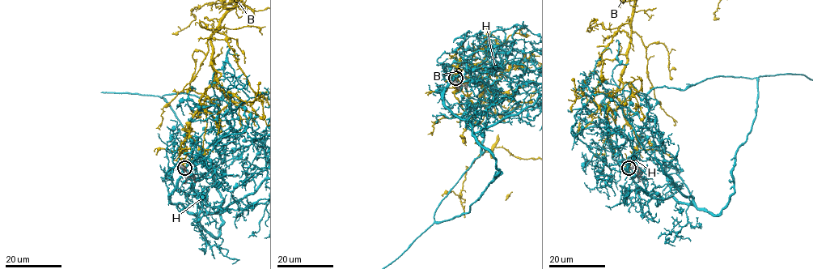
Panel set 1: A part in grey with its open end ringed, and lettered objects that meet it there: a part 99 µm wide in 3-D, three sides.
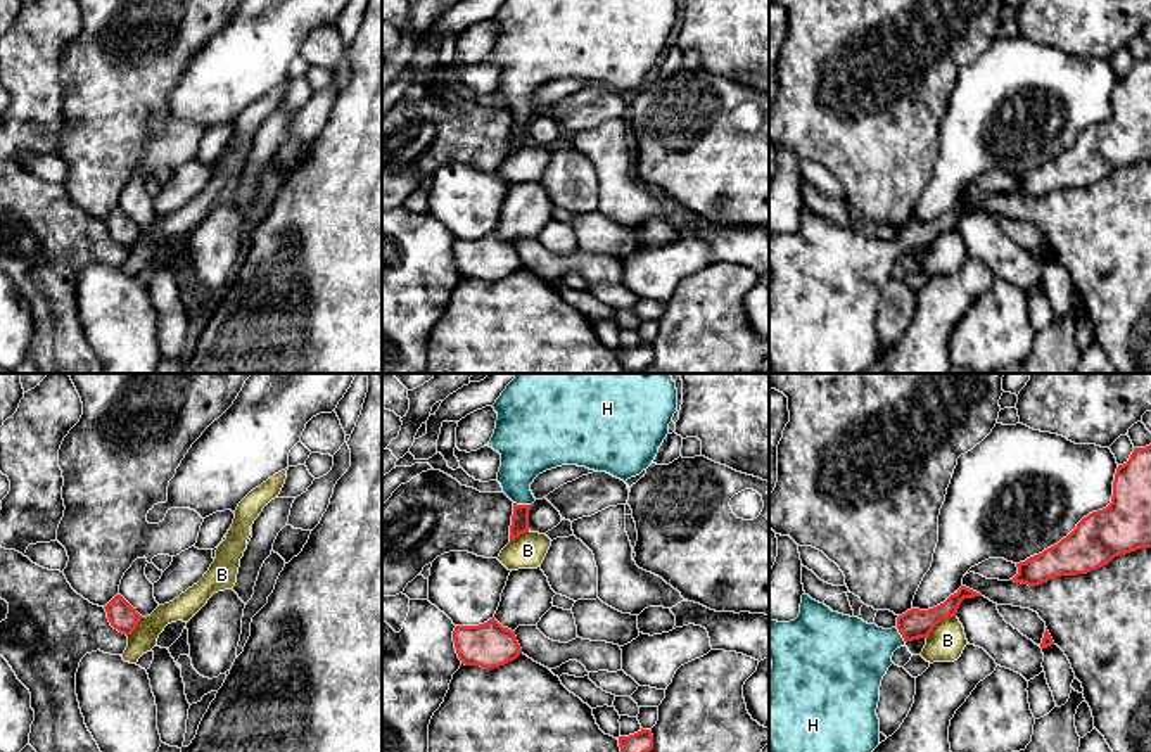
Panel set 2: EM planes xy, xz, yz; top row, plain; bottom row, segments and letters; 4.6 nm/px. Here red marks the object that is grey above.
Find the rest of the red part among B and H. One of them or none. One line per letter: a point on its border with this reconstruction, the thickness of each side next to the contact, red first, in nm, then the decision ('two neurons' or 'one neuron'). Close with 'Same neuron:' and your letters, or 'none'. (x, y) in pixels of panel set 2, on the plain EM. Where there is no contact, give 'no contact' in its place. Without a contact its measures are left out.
B: meets red in yz at (939, 234); 140 nm thick on the red side, 170 nm on the other; two neurons
H: meets red in xz at (522, 118); 80 nm thick on the red side, 240 nm on the other; one neuron
Same neuron: H

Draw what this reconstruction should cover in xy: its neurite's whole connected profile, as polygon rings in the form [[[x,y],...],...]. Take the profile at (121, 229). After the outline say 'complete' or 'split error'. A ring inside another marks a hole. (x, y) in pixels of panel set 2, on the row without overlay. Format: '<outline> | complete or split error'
[[[116,207],[105,220],[107,232],[114,242],[123,247],[131,247],[142,228],[121,207]]] | complete

